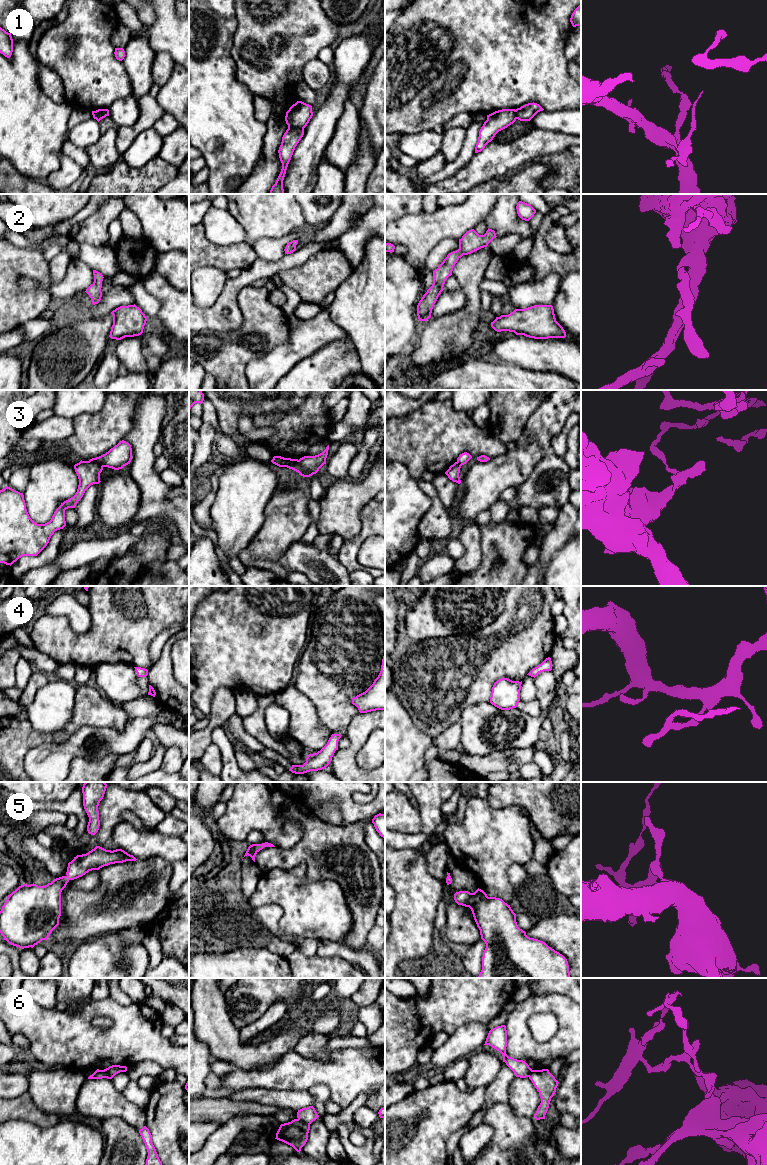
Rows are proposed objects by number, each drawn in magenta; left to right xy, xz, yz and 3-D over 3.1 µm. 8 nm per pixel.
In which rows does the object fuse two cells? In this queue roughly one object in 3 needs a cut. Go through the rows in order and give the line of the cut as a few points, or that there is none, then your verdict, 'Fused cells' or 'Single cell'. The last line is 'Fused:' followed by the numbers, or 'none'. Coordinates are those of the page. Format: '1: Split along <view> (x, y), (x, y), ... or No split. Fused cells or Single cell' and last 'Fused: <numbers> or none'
1: Split along xz (288, 126), (303, 129). Fused cells
2: No split. Single cell
3: Split along xy (89, 460), (103, 466). Fused cells
4: No split. Single cell
5: No split. Single cell
6: Split along xz (297, 1119), (309, 1125). Fused cells
Fused: 1, 3, 6

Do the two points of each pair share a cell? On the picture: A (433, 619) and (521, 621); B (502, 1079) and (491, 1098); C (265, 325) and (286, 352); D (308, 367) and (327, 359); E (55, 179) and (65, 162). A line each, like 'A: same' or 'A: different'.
A: different
B: same
C: different
D: same
E: same

